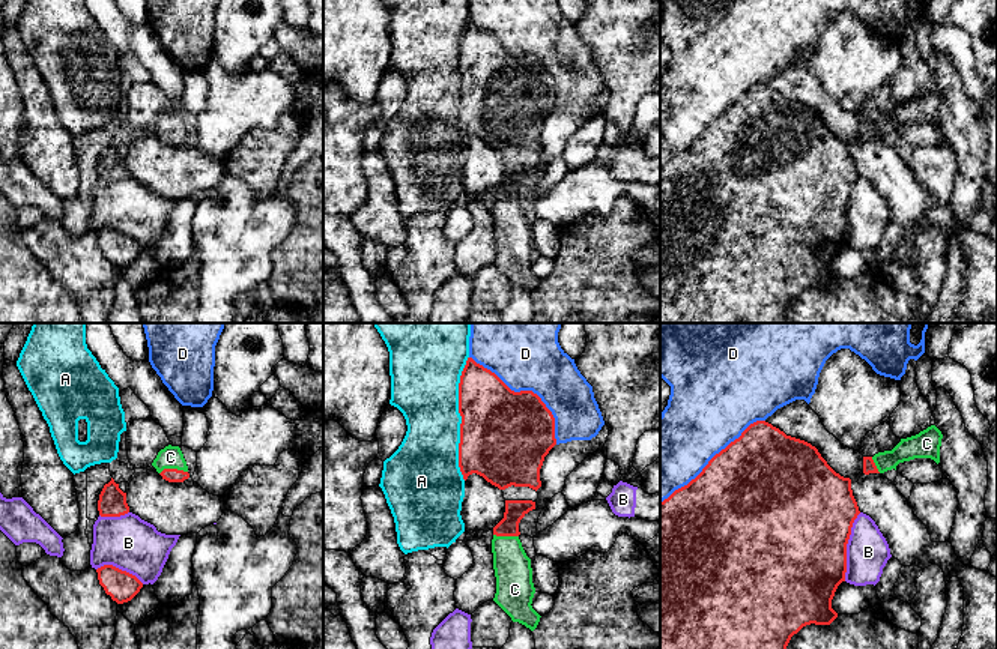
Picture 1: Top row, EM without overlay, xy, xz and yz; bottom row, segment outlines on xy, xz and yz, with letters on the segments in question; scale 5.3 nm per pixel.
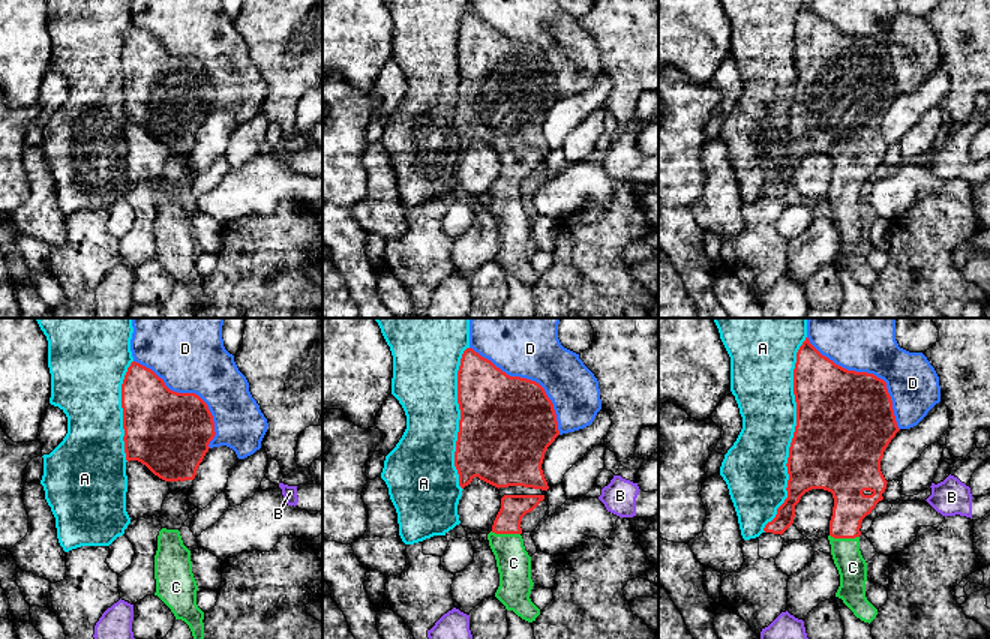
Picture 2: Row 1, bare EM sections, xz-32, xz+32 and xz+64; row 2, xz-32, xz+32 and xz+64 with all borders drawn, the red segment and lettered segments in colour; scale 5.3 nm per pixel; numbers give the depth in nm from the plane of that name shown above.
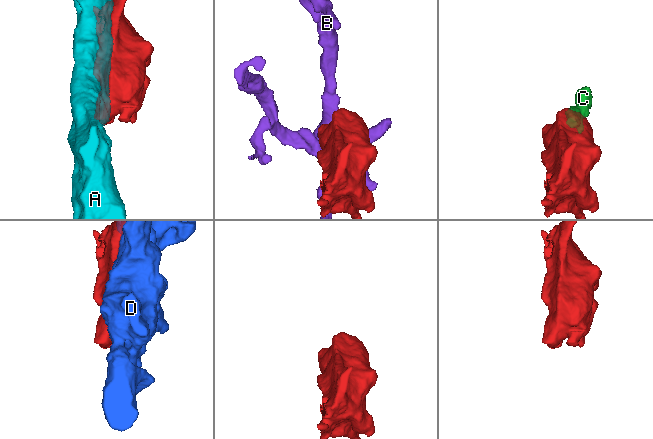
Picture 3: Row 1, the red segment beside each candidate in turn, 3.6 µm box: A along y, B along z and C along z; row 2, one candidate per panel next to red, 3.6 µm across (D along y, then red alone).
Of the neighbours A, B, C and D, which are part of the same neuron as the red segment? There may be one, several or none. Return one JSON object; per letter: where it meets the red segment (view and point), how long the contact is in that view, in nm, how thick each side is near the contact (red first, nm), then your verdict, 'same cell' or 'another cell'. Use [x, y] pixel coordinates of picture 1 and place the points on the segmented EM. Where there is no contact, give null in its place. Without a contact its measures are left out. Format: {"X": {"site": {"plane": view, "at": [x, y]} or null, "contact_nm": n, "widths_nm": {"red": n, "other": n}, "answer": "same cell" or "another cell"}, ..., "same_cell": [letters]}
{"A": {"site": {"plane": "xz", "at": [462, 418]}, "contact_nm": 650, "widths_nm": {"red": 480, "other": 360}, "answer": "another cell"}, "B": {"site": {"plane": "yz", "at": [845, 547]}, "contact_nm": 380, "widths_nm": {"red": 500, "other": 220}, "answer": "another cell"}, "C": {"site": {"plane": "xy", "at": [173, 469]}, "contact_nm": 150, "widths_nm": {"red": 80, "other": 120}, "answer": "same cell"}, "D": {"site": {"plane": "xz", "at": [528, 391]}, "contact_nm": 650, "widths_nm": {"red": 460, "other": 400}, "answer": "another cell"}, "same_cell": ["C"]}

